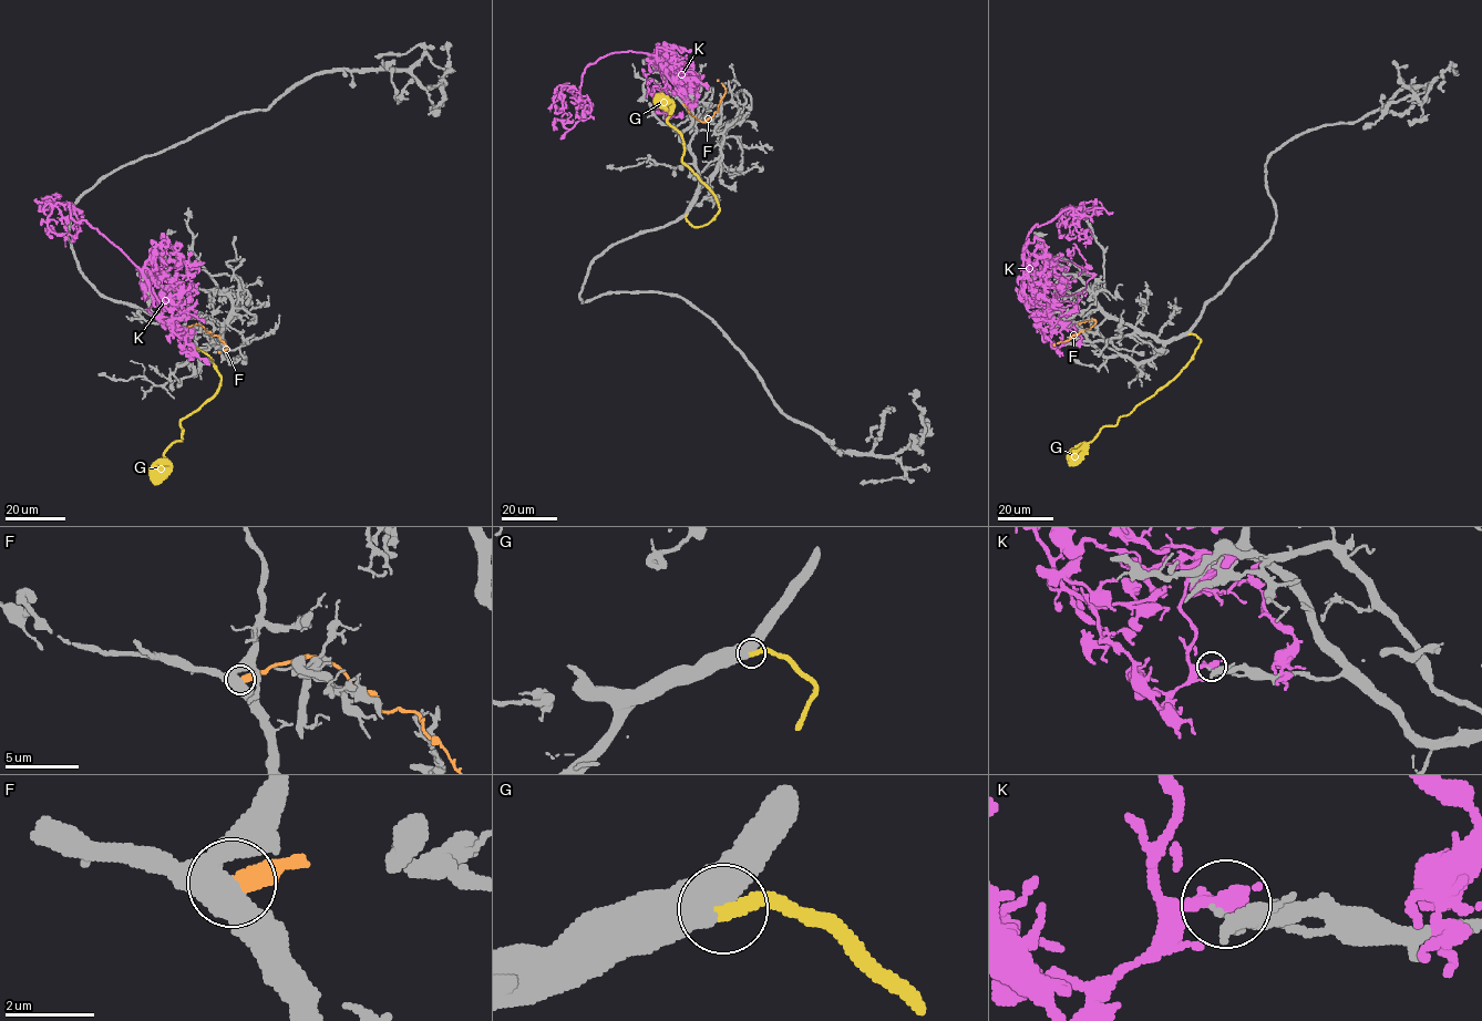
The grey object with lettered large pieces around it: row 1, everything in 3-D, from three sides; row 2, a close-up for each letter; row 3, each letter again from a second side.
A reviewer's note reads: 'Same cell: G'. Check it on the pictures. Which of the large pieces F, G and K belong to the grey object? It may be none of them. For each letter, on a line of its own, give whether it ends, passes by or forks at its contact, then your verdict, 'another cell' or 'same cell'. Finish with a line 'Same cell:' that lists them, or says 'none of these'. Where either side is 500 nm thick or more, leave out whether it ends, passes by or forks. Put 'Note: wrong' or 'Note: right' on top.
Note: right
F: another cell
G: same cell
K: it passes by; another cell
Same cell: G

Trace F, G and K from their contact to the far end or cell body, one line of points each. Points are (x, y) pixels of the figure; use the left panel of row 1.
F: (182, 329), (198, 325), (217, 336), (227, 348), (218, 352)
G: (185, 340), (212, 360), (220, 383), (179, 422), (182, 439), (165, 452), (167, 463), (153, 478), (158, 477)
K: (192, 350), (183, 329), (162, 325), (144, 275), (75, 222), (69, 203), (80, 212), (43, 203)

